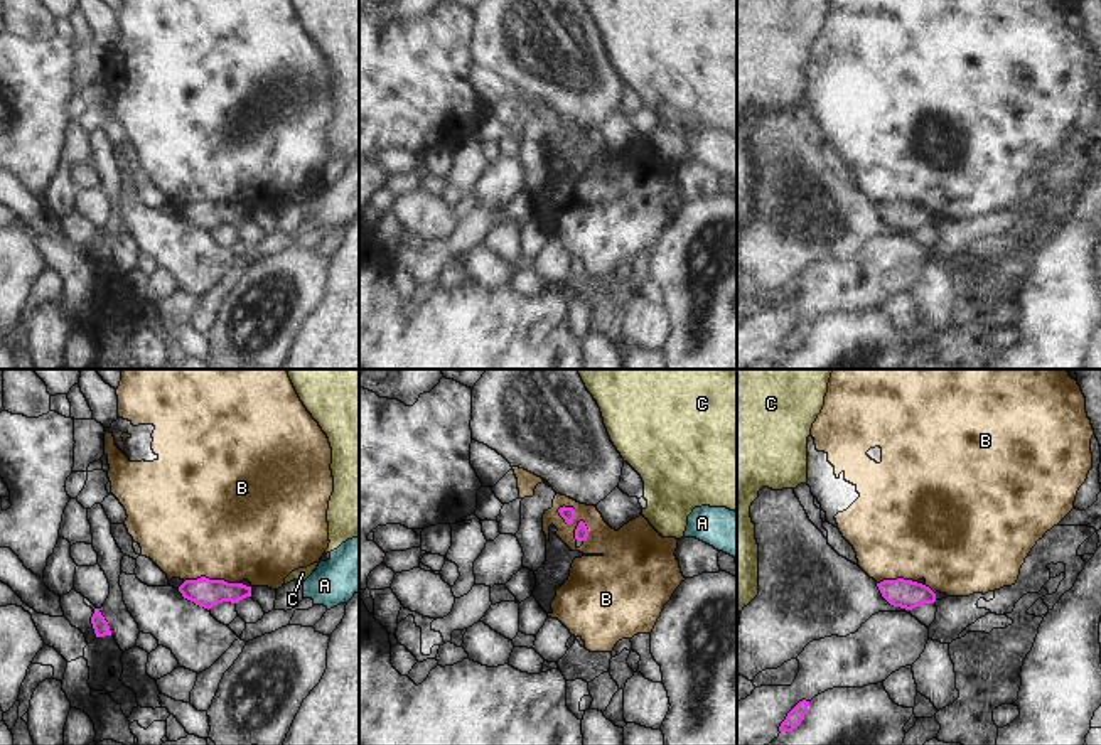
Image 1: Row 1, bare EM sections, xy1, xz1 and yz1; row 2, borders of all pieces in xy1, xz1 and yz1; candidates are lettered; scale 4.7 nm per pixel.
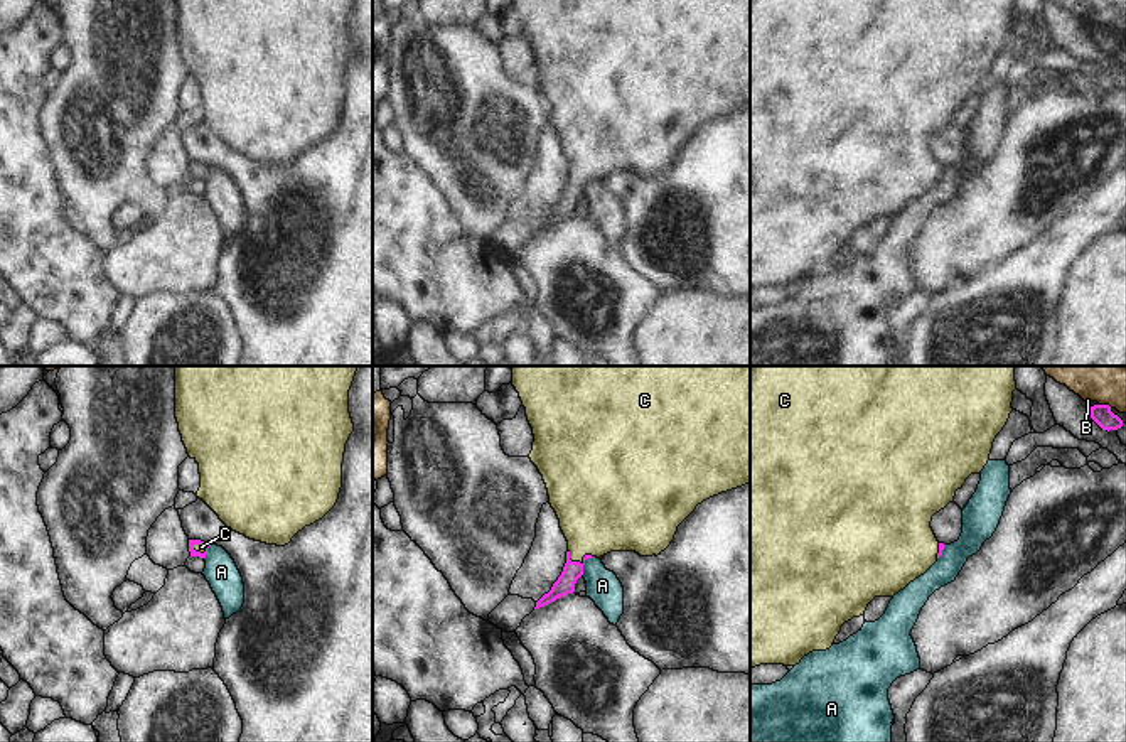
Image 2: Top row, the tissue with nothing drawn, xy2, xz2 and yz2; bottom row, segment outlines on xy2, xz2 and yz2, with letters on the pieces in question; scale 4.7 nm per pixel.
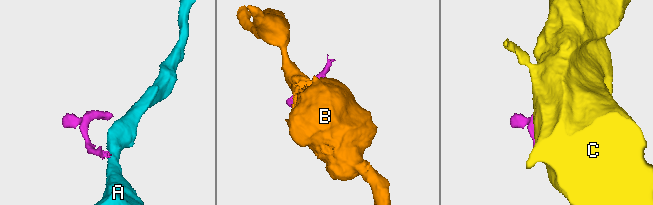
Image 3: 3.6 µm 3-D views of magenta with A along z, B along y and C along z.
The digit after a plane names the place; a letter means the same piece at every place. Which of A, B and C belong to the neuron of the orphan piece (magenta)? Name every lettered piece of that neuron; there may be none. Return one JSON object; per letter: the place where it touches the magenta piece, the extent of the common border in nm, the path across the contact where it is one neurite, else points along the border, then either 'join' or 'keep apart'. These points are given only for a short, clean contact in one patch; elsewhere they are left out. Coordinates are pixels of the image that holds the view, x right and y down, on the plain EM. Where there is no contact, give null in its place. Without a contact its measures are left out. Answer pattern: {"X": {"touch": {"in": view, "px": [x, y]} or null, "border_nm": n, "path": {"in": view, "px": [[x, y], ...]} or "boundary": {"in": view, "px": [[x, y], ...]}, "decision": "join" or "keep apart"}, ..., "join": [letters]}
{"A": {"touch": {"in": "xz2", "px": [582, 186]}, "border_nm": 120, "boundary": {"in": "xz2", "px": [[594, 179], [584, 184], [580, 198]]}, "decision": "keep apart"}, "B": {"touch": {"in": "xy1", "px": [211, 203]}, "border_nm": 260, "boundary": {"in": "xy1", "px": [[184, 203], [208, 199], [238, 206]]}, "decision": "keep apart"}, "C": {"touch": {"in": "xz2", "px": [579, 184]}, "border_nm": 120, "path": {"in": "xz2", "px": [[572, 193], [579, 184], [579, 172], [597, 135]]}, "decision": "join"}, "join": ["C"]}

